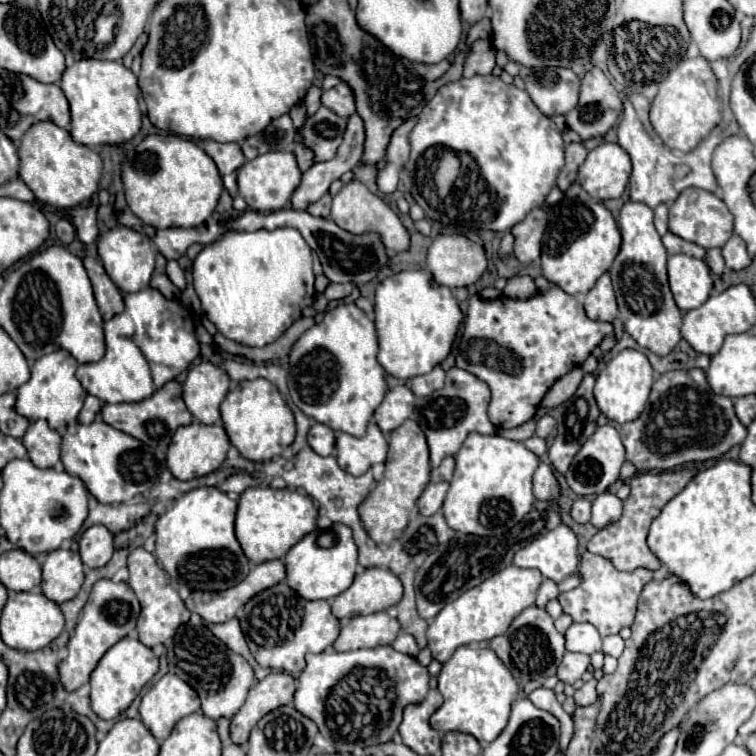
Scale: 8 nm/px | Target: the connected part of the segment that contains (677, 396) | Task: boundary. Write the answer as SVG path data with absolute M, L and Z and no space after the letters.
M702 369L670 371L670 373L660 375L652 387L650 399L642 415L636 421L620 425L618 431L626 447L626 459L638 469L638 473L646 473L652 469L670 471L686 463L704 463L710 459L718 459L724 453L728 453L734 445L740 445L746 439L746 427L738 421L732 399L712 393Z

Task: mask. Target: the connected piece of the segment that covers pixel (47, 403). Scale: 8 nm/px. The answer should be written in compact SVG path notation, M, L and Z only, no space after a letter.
M64 349L40 357L32 367L30 379L18 387L16 411L28 421L38 421L38 419L48 421L50 429L62 429L64 425L74 421L86 399L86 391L82 389L80 381L74 377L76 367L78 361L74 361L74 357Z

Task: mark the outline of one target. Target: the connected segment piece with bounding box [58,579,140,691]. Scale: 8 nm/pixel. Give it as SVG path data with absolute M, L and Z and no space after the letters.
M102 579L94 583L90 597L82 609L82 617L78 619L78 625L68 641L68 655L58 665L60 683L66 691L76 691L84 683L88 683L90 673L94 671L102 655L136 627L138 613L140 613L140 603L134 591L126 583L114 583L110 579Z

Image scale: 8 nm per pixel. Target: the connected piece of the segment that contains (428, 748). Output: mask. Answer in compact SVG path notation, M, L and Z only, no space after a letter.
M430 689L428 695L414 705L406 705L404 719L400 723L400 737L406 747L418 755L438 755L442 739L430 729L428 717L442 705L442 695L436 689Z

